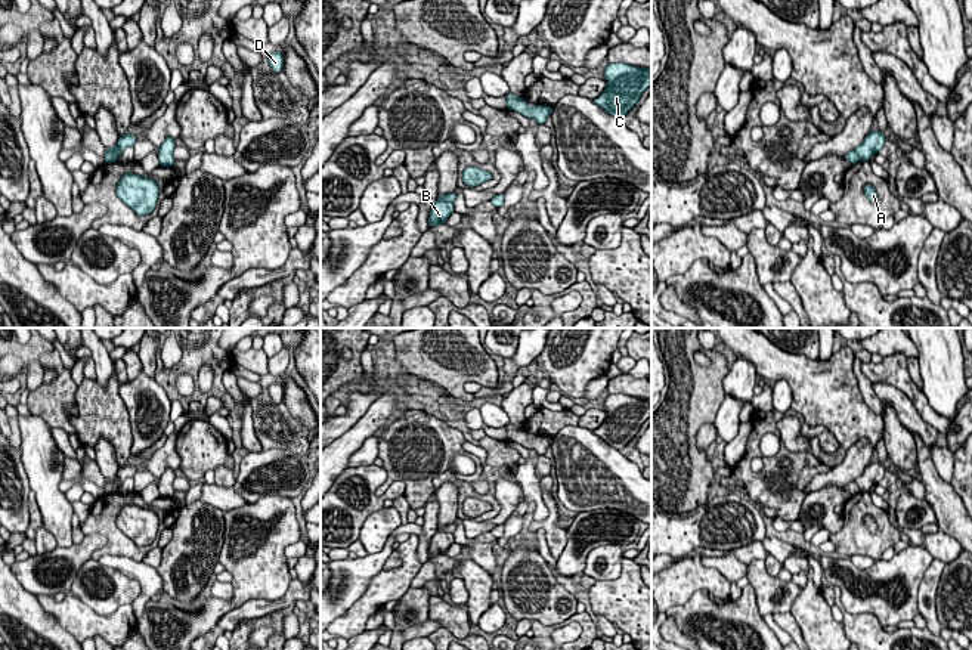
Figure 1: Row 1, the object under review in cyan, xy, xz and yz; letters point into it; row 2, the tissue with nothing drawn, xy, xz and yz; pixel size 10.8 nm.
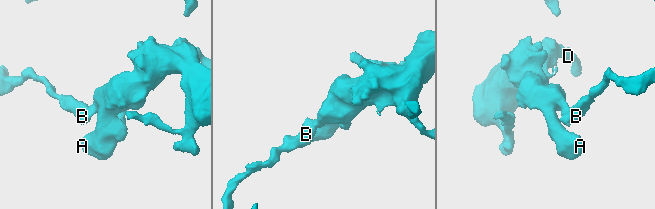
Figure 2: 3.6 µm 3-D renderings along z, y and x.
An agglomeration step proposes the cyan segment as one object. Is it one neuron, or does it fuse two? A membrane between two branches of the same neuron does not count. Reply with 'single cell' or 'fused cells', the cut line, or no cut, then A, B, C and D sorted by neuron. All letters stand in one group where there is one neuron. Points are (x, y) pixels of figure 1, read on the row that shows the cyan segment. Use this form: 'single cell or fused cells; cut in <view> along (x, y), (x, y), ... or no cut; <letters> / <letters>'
fused cells; cut in xz along (437, 200), (452, 203); A C D / B

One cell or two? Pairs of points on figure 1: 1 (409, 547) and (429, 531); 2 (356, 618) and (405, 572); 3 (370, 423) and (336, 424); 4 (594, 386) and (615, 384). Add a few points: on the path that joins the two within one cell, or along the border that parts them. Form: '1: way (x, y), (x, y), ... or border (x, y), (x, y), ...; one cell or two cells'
1: border (417, 536), (417, 559), (421, 563); two cells
2: way (367, 606), (393, 582); one cell
3: border (380, 398), (336, 439); two cells
4: border (609, 380), (604, 389); two cells

